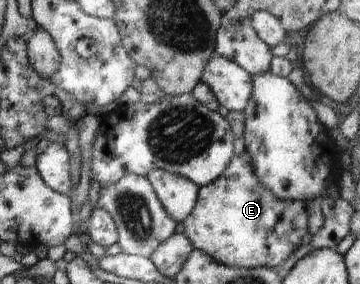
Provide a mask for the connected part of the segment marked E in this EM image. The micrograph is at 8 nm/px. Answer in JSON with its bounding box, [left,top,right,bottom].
[183,152,308,268]

